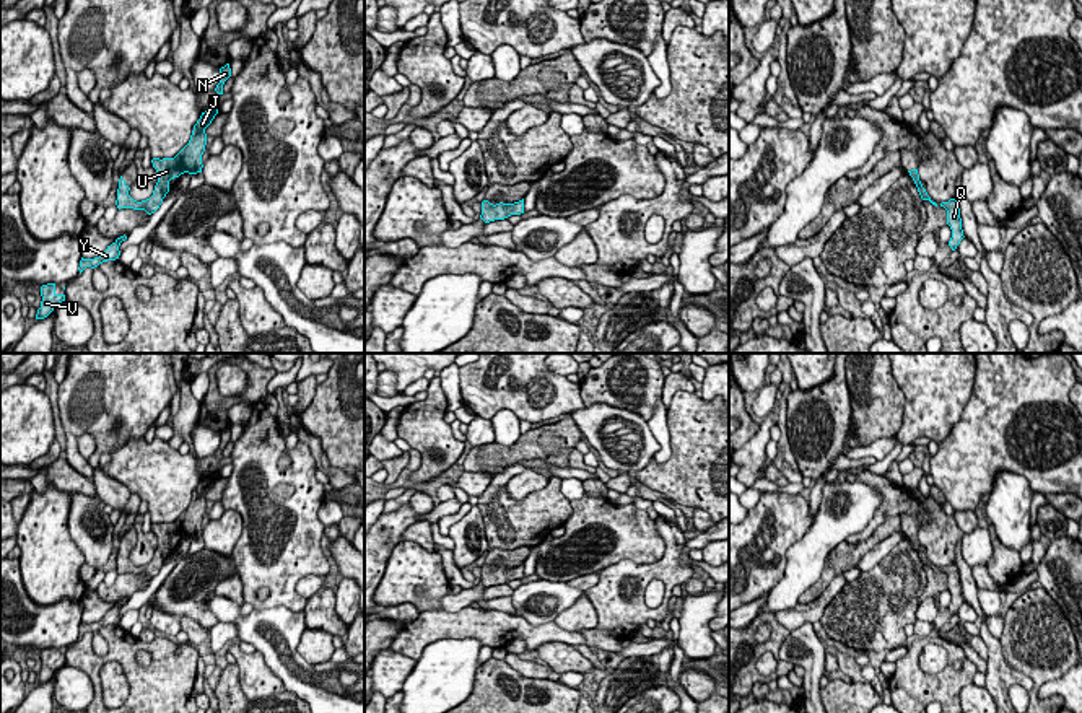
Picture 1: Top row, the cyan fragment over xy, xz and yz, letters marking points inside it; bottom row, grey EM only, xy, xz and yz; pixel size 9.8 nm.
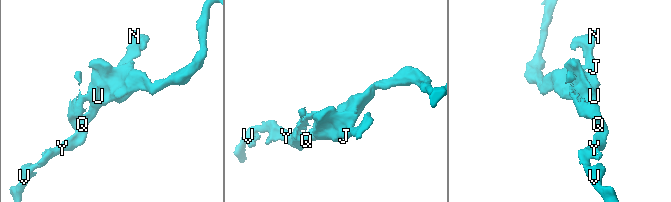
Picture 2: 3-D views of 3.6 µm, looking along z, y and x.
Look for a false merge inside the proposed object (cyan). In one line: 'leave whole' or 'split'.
leave whole

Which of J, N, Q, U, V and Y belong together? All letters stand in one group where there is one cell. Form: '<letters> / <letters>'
J N Q U V Y

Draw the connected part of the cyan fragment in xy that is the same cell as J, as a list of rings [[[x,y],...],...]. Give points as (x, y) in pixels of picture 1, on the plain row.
[[[218,472],[207,474],[202,477],[200,483],[194,490],[192,500],[189,508],[174,521],[174,523],[153,523],[153,532],[158,537],[158,547],[155,550],[153,560],[146,565],[137,566],[129,560],[130,552],[125,545],[119,544],[117,553],[117,573],[133,573],[133,575],[145,575],[148,580],[155,578],[163,563],[169,557],[169,545],[179,542],[184,537],[197,539],[202,537],[202,519],[207,510],[207,498],[205,493],[212,488],[215,480],[218,479]]]

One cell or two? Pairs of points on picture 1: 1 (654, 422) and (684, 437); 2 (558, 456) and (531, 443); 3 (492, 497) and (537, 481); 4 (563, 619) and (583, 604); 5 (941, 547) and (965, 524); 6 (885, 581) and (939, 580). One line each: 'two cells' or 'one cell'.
1: two cells
2: one cell
3: two cells
4: one cell
5: two cells
6: two cells

